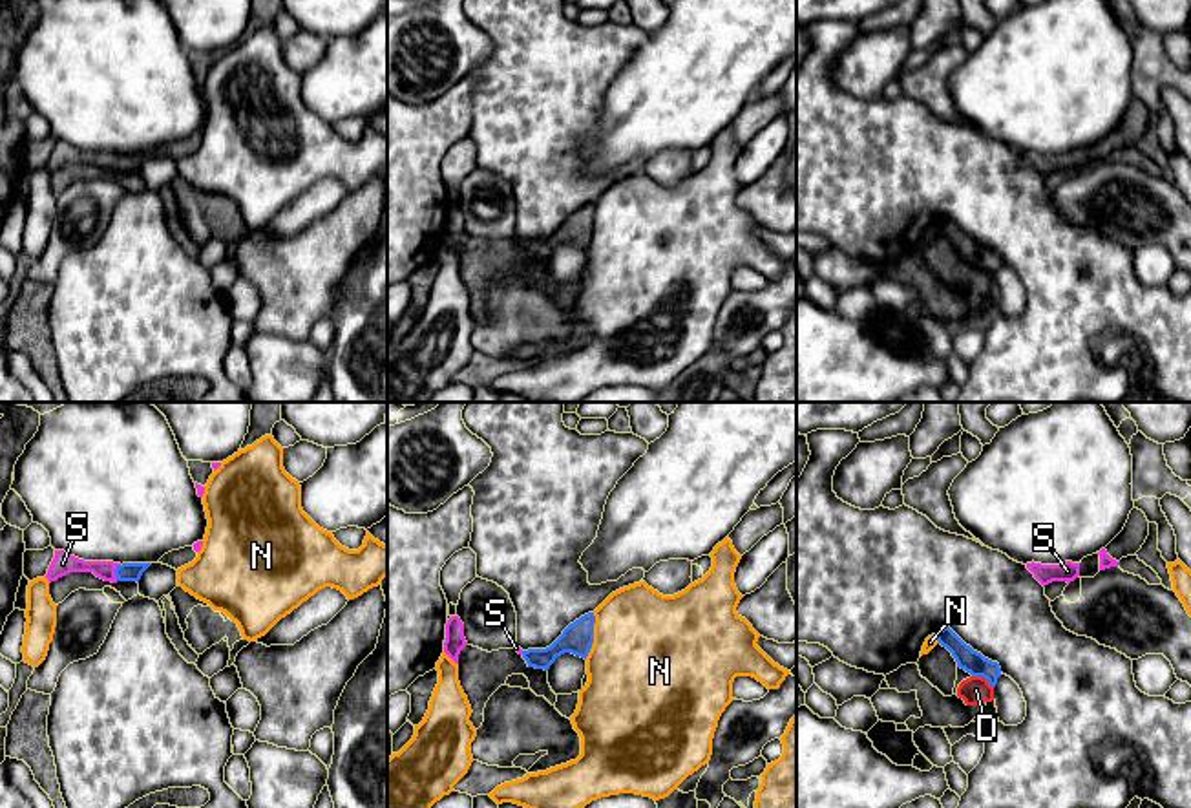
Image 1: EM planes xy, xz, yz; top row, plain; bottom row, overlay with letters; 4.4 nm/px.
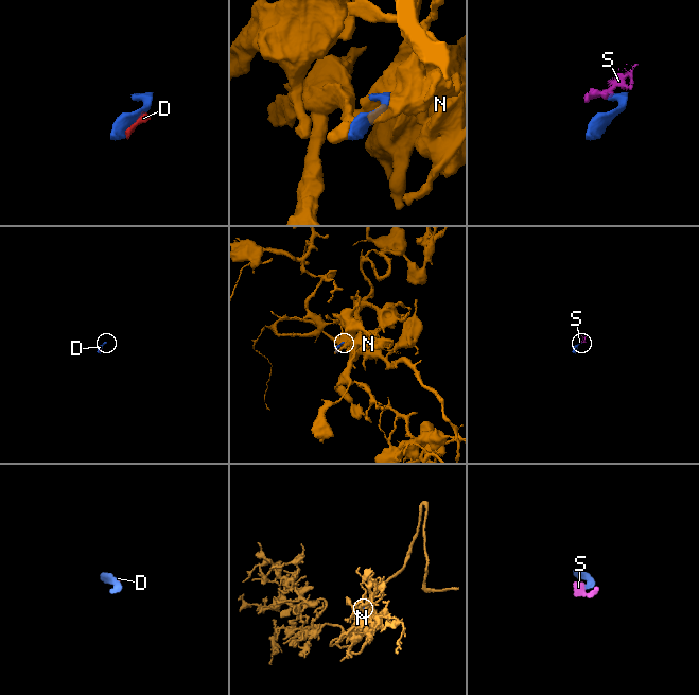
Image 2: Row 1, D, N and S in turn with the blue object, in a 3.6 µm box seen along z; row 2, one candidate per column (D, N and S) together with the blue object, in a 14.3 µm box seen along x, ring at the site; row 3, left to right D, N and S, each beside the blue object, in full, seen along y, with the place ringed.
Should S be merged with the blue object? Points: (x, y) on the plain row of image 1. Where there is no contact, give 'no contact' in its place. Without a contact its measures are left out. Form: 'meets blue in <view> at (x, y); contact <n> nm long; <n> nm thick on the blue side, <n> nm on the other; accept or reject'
meets blue in xy at (115, 163); contact 80 nm long; 80 nm thick on the blue side, 100 nm on the other; accept

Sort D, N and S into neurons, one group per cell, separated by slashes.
D / N / S

